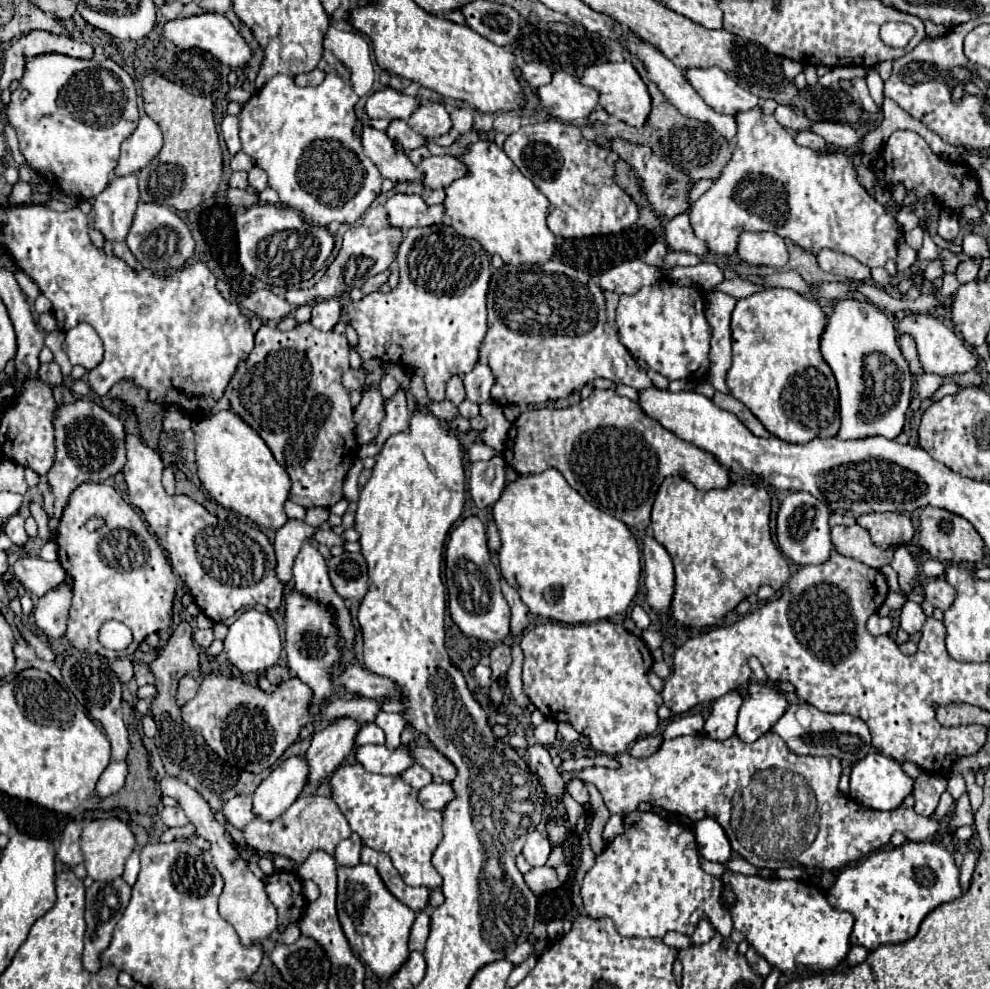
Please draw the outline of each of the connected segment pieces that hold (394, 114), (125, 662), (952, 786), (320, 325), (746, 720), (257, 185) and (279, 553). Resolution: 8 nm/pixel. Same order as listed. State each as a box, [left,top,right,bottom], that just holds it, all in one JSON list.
[[366,88,420,120],[112,658,132,682],[948,776,964,800],[310,298,342,330],[736,682,788,742],[248,166,266,192],[274,518,318,584]]

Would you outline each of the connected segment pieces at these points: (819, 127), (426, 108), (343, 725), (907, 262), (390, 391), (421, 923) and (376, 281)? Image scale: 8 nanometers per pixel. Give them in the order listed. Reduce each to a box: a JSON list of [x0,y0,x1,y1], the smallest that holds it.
[[810,122,860,150],[408,102,452,140],[302,718,360,784],[896,234,916,272],[380,374,398,398],[408,912,430,952],[360,270,390,294]]

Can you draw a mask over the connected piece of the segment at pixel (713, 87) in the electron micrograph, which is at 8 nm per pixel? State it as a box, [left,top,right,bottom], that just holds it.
[686,68,758,114]

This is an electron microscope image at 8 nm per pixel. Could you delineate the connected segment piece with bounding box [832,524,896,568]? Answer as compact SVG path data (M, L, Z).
M858 524L834 526L832 528L832 546L836 552L840 552L848 558L856 558L872 568L882 568L884 564L890 564L892 554L896 550L896 546L886 548L886 550L874 546L868 532Z

